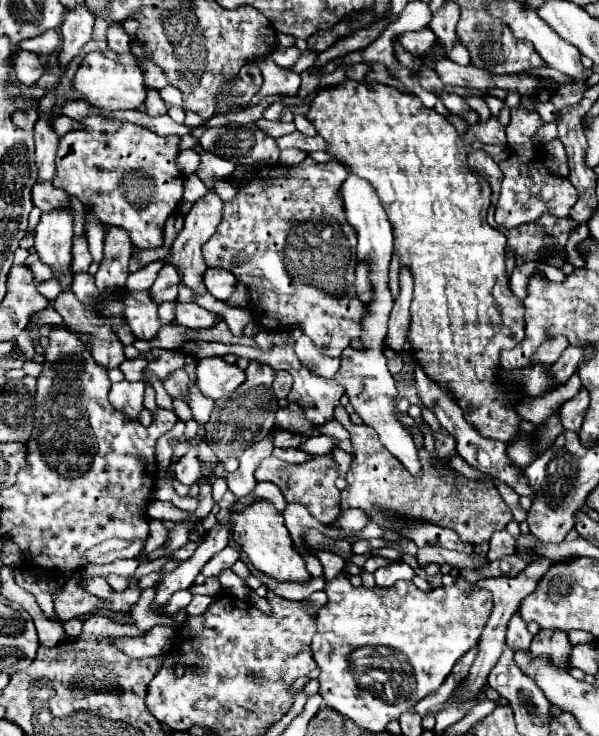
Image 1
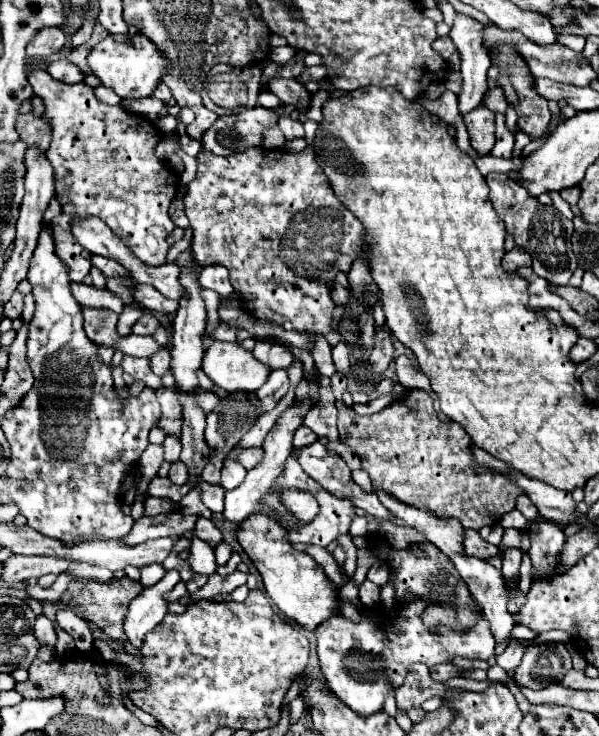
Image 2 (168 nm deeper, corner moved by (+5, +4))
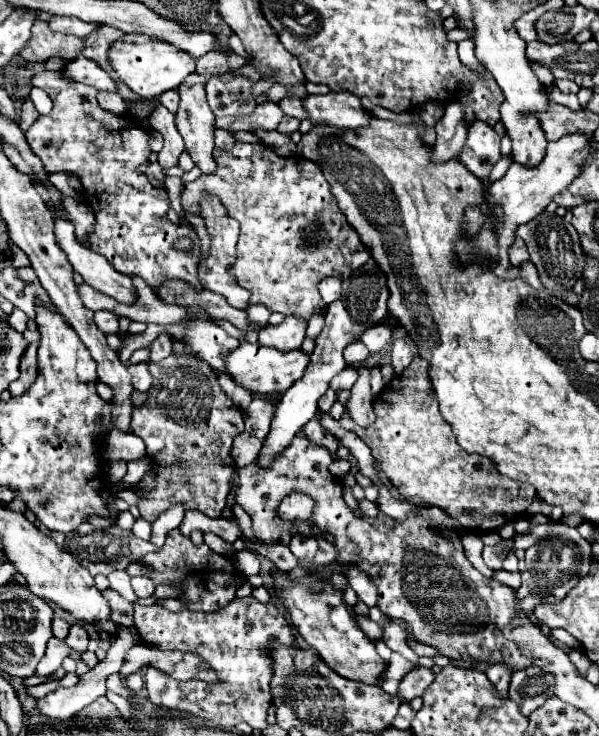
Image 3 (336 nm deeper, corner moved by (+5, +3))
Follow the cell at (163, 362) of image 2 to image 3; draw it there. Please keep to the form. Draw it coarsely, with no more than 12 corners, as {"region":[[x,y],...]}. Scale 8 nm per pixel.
{"region":[[161,331],[151,345],[151,361],[173,353],[173,339]]}

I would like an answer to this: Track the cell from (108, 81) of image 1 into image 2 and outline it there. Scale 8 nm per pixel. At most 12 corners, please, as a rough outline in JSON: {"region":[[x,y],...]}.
{"region":[[141,34],[107,36],[87,64],[123,100],[151,96],[167,72]]}

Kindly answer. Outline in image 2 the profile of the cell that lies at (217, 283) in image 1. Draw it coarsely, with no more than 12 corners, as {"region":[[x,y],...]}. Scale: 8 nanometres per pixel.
{"region":[[205,266],[199,276],[203,288],[221,298],[233,294],[223,266]]}

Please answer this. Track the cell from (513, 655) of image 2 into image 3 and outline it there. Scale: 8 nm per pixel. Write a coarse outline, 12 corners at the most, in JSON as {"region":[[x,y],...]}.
{"region":[[503,665],[485,671],[499,699],[507,697],[511,673]]}

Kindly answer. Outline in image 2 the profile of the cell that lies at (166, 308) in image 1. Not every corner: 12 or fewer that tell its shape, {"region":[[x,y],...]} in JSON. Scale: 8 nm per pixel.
{"region":[[149,312],[135,322],[133,334],[151,336],[159,318]]}

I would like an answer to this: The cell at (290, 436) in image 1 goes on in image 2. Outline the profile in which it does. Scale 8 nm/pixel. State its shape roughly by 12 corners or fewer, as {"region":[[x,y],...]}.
{"region":[[299,426],[293,434],[293,446],[309,446],[317,440],[311,428]]}

